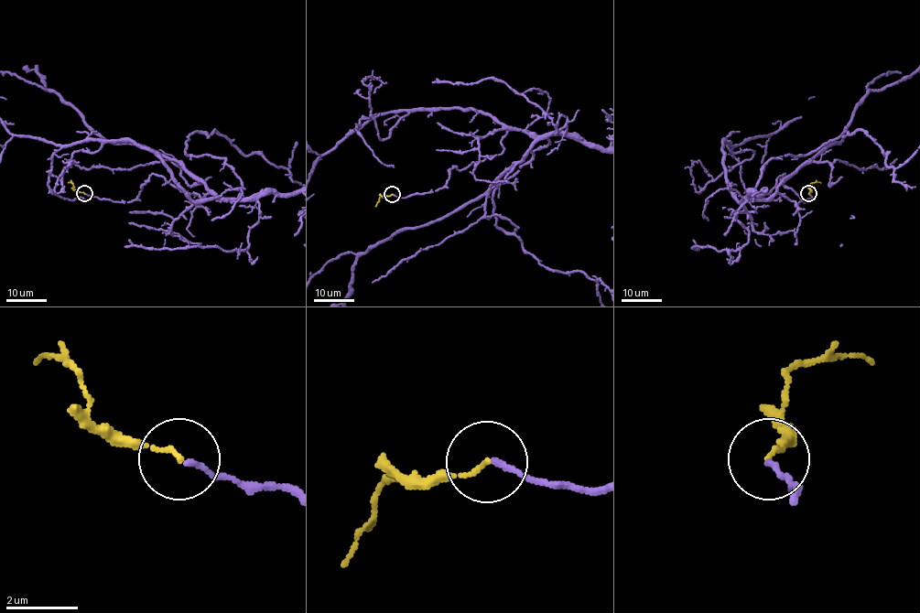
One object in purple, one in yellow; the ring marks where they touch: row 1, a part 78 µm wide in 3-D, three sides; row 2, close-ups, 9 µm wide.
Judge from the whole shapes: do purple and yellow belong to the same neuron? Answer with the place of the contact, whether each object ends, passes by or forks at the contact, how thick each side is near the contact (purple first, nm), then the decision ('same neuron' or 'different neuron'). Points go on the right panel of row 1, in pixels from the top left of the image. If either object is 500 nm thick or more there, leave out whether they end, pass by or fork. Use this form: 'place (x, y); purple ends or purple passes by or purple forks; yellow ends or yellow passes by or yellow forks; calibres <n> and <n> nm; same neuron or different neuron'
place (808, 193); purple ends; yellow ends; calibres 140 and 130 nm; same neuron

